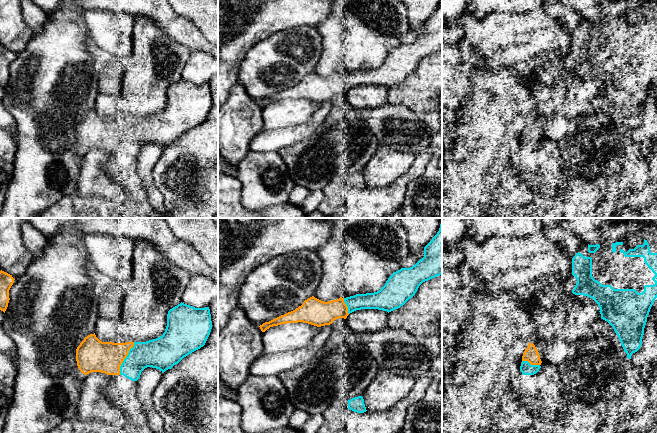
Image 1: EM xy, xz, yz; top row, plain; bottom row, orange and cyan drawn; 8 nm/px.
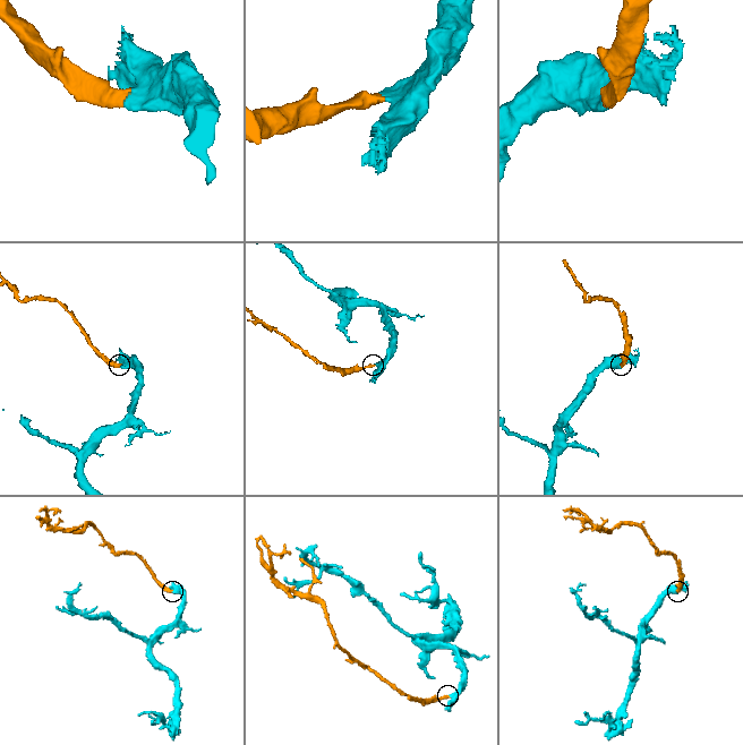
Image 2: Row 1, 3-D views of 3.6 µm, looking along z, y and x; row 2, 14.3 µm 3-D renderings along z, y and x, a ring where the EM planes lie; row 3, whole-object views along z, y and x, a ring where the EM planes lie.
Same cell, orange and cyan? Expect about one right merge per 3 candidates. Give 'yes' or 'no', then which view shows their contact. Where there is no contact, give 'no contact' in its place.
yes | xy

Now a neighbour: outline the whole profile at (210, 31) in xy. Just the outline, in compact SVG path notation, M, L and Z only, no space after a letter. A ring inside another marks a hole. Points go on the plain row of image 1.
M167 0L180 16L192 20L212 44L218 47L218 2L216 0Z

